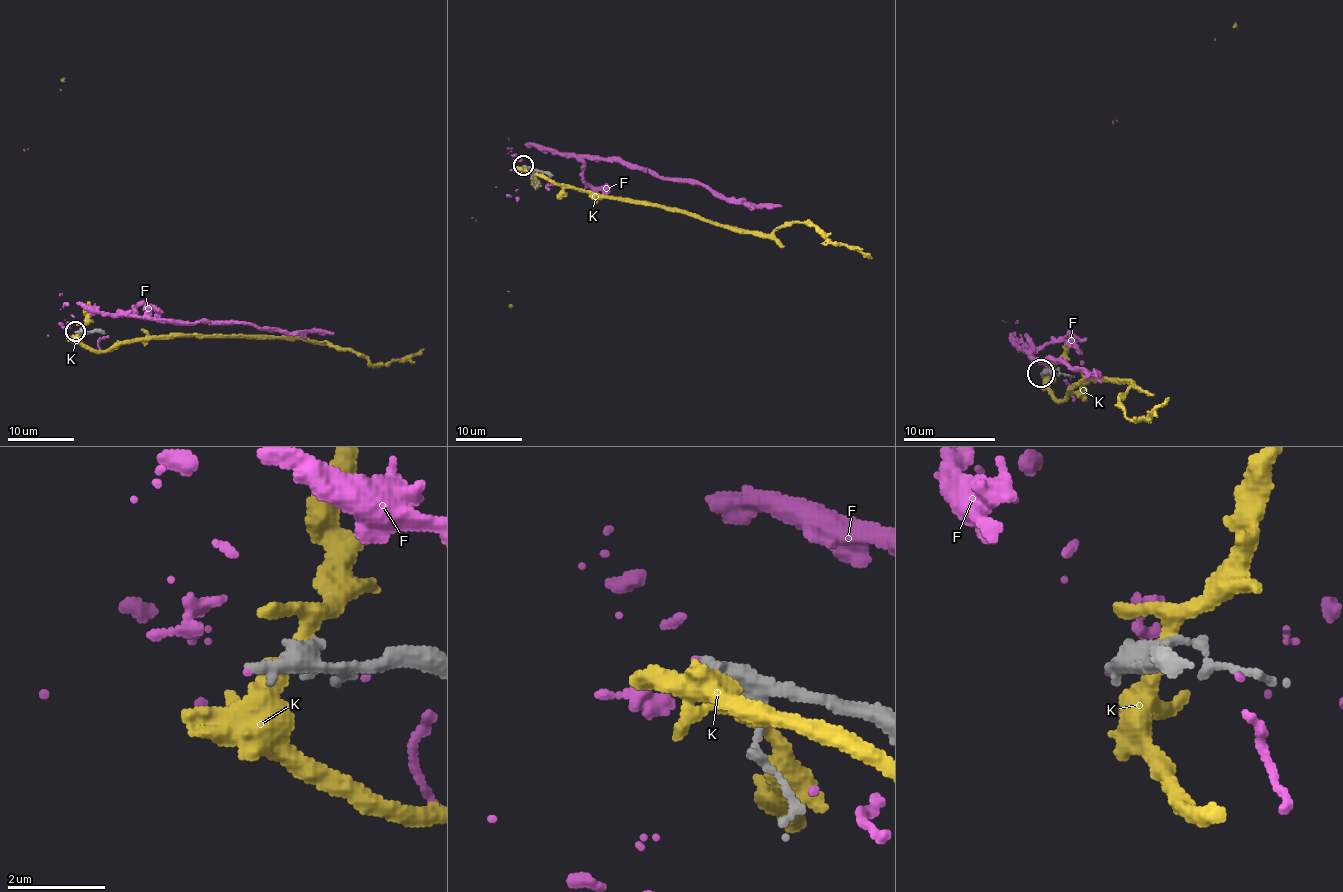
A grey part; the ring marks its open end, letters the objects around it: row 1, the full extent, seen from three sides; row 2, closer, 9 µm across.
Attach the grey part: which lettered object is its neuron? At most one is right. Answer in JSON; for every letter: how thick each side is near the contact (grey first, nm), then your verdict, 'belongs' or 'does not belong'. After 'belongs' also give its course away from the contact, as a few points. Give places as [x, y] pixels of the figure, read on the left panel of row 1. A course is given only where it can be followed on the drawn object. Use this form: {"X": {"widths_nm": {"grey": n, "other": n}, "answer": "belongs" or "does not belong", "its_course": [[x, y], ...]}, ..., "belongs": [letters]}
{"F": {"widths_nm": {"grey": 280, "other": 50}, "answer": "does not belong"}, "K": {"widths_nm": {"grey": 360, "other": 420}, "answer": "does not belong"}, "belongs": []}

